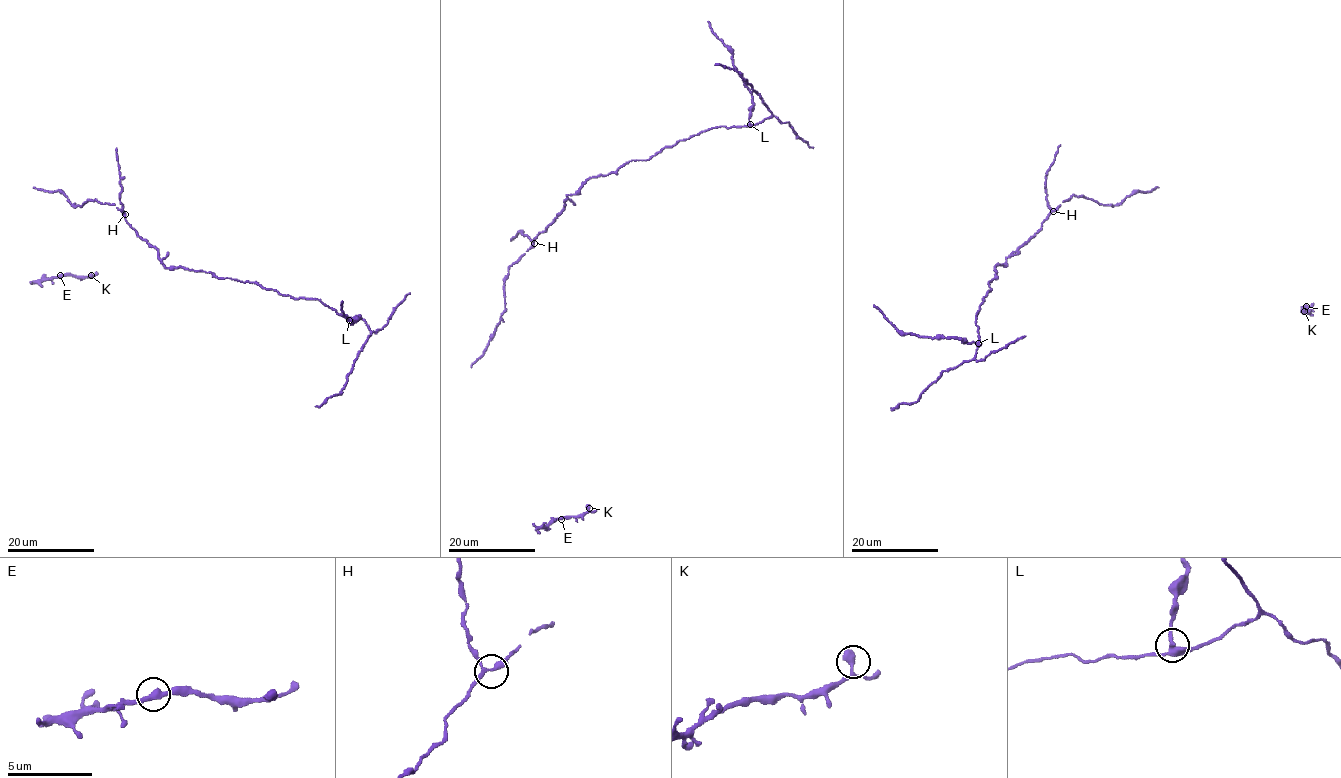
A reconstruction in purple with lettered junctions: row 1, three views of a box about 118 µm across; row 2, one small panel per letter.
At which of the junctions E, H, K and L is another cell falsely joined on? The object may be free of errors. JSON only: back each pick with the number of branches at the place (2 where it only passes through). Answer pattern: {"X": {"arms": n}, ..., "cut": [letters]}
{"L": {"arms": 3}, "cut": ["L"]}

